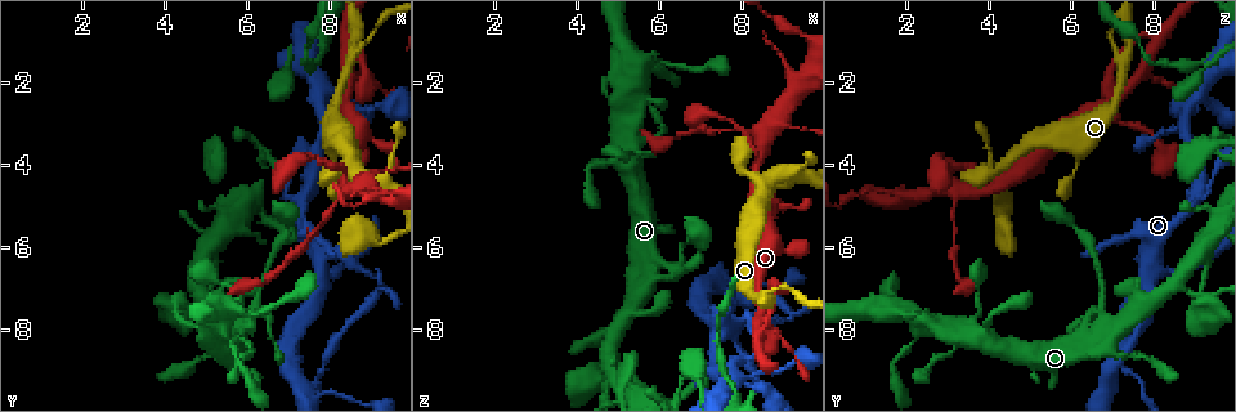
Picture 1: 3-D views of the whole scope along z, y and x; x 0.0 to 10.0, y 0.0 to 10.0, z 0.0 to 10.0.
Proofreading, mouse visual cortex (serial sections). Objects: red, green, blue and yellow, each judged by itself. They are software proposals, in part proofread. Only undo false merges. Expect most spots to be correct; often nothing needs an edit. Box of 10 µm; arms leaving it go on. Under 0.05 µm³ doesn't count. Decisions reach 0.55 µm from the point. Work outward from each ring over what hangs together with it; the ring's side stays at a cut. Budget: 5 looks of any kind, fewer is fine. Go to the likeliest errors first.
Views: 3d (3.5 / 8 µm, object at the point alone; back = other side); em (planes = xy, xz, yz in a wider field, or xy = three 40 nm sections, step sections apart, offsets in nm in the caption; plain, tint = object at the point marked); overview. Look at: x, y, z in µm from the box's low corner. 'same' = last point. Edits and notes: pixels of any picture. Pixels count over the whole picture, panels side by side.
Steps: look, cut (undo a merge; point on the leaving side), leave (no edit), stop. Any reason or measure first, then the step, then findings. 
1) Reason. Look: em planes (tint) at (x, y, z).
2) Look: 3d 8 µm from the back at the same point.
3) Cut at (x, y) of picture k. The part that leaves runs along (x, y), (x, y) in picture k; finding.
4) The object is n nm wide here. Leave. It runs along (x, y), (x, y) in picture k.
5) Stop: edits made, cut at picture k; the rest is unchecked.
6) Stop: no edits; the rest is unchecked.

Three-way junction. Look: 3d 3.5 µm at (8.60, 1.50, 7.30).

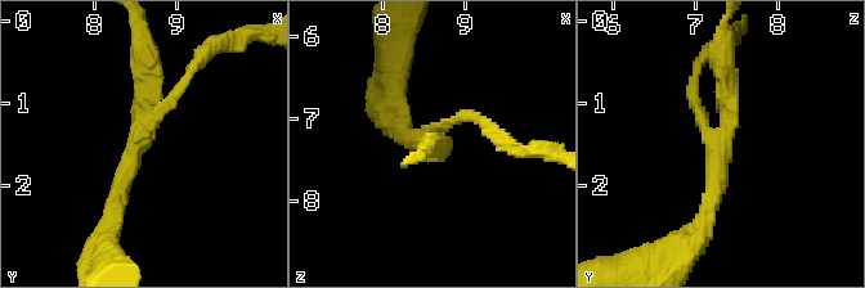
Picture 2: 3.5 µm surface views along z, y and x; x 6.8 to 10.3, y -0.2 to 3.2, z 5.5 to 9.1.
3 arms meet here; the arms are 150, 250, 300 nm wide; now the EM. Look: em xy step 2 (tint) at (8.50, 1.50, 7.25).

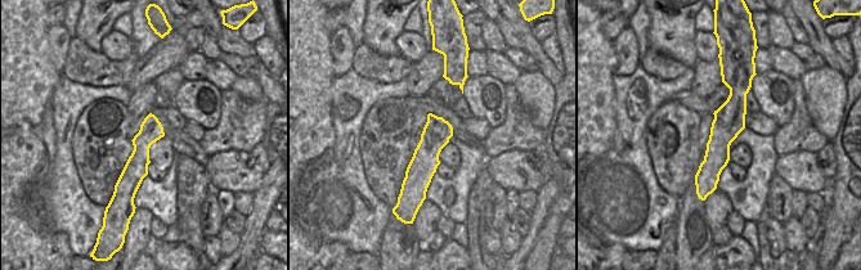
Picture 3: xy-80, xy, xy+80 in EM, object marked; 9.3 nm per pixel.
Leave. It runs along (731, 81), (735, 108), (705, 188) in picture 3; continuous, no second cell.

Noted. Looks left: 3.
Thin neck. Look: 3d 3.5 µm at (9.20, 7.05, 7.65).

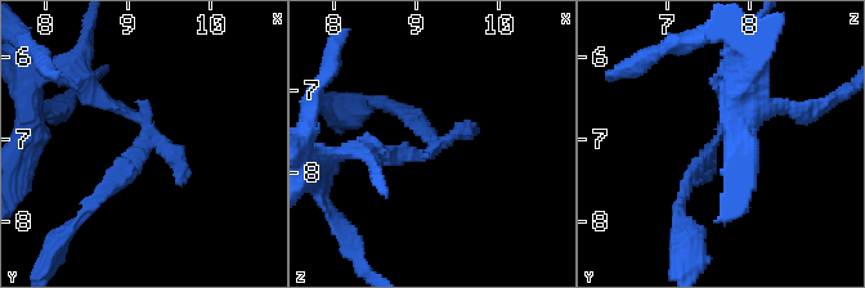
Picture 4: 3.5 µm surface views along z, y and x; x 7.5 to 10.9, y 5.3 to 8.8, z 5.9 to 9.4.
Look: em xy step 3 (tint) at (9.20, 7.05, 7.60).

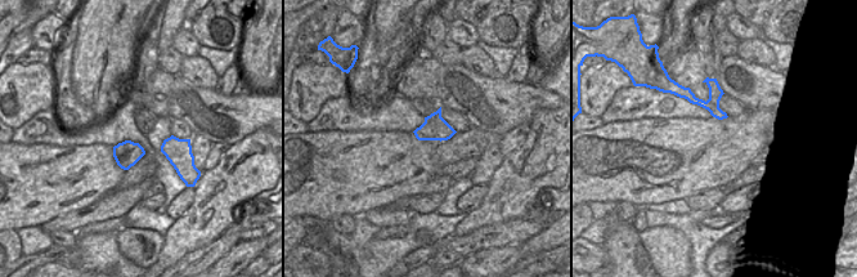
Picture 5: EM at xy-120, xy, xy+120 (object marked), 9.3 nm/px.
Leave. It runs along (683, 94), (709, 105), (722, 115) in picture 5; one cell here.

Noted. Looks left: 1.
Stop: no edits; the rest is unchecked.

